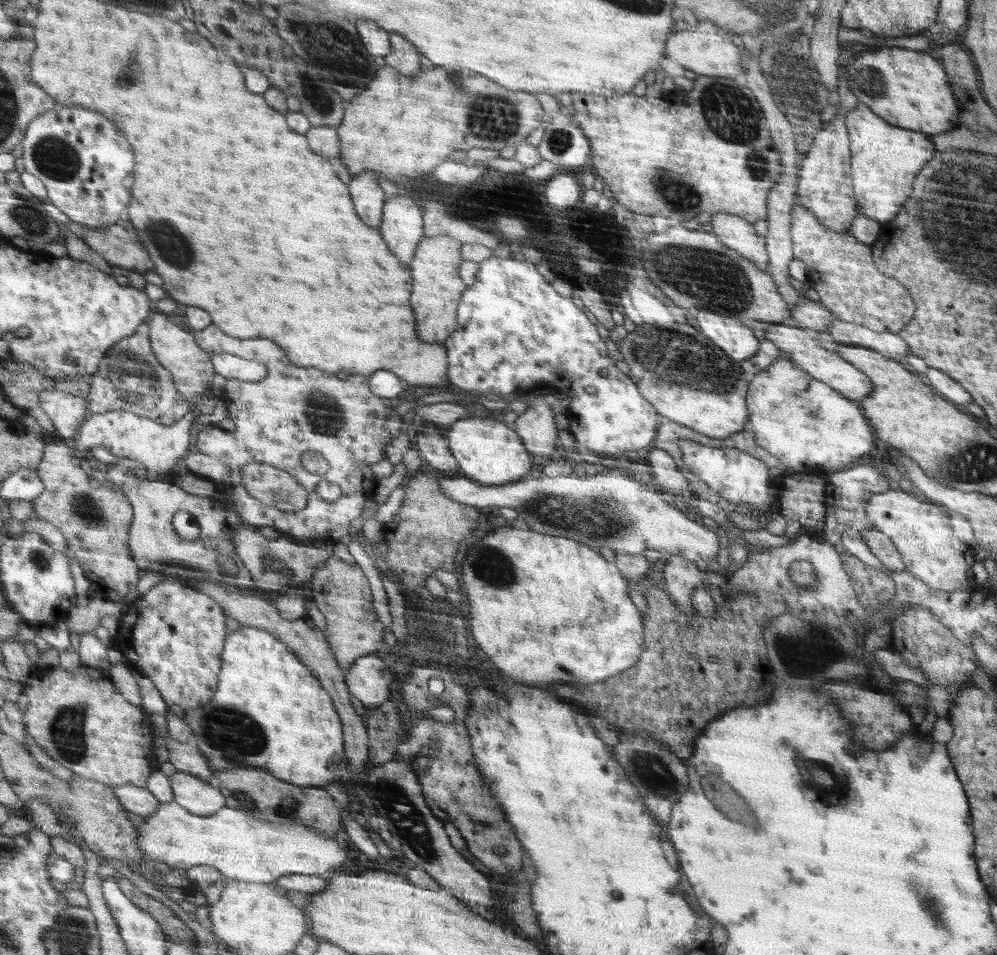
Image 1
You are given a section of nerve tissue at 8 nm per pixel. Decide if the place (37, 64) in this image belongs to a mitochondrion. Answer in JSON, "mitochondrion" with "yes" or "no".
{"mitochondrion":"no"}

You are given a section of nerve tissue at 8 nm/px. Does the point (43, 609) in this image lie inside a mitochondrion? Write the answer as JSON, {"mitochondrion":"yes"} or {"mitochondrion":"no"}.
{"mitochondrion":"no"}

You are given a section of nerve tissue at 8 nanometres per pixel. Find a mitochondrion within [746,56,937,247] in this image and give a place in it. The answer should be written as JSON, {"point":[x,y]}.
{"point":[871,80]}

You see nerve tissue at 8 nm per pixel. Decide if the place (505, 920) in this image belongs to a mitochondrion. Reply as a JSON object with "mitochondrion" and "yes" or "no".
{"mitochondrion":"no"}

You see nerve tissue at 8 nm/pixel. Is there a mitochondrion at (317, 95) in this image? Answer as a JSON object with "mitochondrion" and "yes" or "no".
{"mitochondrion":"yes"}

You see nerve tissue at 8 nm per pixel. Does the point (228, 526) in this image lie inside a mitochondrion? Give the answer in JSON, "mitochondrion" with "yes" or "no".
{"mitochondrion":"no"}

